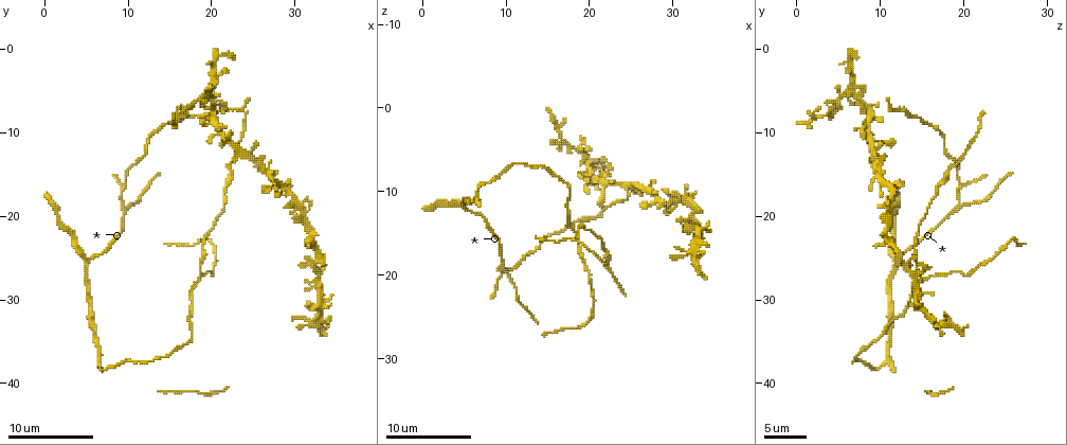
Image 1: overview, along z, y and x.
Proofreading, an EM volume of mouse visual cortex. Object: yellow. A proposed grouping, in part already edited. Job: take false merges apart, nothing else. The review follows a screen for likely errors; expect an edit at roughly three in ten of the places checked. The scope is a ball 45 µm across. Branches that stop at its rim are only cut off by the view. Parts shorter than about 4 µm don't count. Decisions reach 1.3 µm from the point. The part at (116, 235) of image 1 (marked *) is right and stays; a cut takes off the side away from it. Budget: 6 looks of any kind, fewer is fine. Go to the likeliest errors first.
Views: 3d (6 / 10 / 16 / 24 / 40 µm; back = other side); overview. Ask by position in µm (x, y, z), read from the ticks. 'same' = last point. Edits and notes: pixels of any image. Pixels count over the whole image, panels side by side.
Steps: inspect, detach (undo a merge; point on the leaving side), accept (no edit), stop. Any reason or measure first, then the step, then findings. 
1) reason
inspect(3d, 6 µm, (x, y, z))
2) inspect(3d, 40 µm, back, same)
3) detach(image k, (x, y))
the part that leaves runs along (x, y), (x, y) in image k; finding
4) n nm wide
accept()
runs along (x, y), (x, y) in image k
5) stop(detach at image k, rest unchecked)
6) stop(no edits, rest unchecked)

inspect(3d, 10 µm, (18.4, 27.6, 15.2))

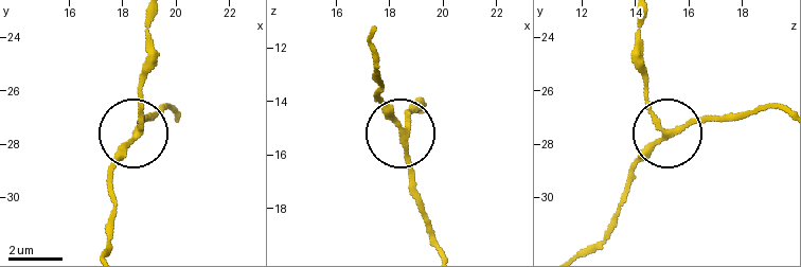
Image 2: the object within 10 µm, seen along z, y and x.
side arm 20 µm
accept()
runs along (597, 244), (628, 175), (658, 141), (698, 121), (724, 121) in image 2; continuous, no second neuron

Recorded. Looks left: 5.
arms part here
inspect(3d, 10 µm, (9.6, 19.0, 19.4))

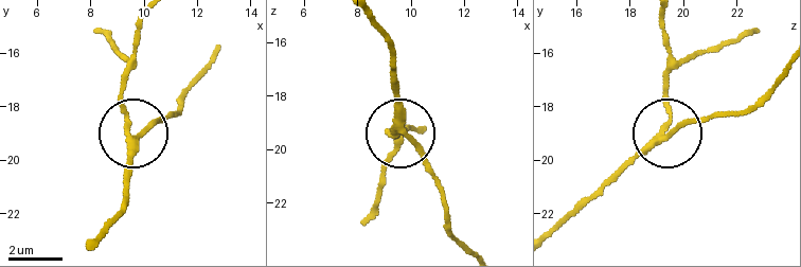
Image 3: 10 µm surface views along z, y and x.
inspect(3d, 10 µm, back, (9.6, 19.0, 19.4))

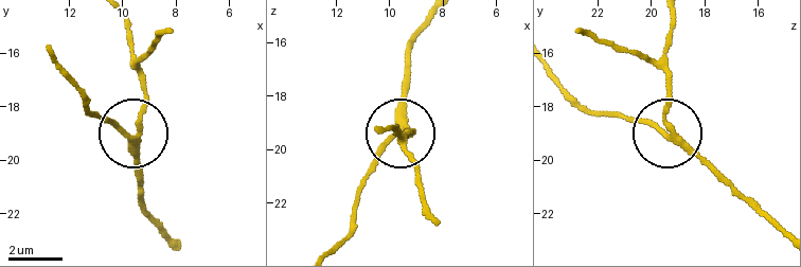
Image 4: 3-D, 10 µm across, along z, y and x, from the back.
3 arms
accept()
runs along (766, 218), (668, 134), (613, 113) in image 4; all the same neuron

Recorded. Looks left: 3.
inspect(3d, 10 µm, (20.2, 7.6, 8.6))

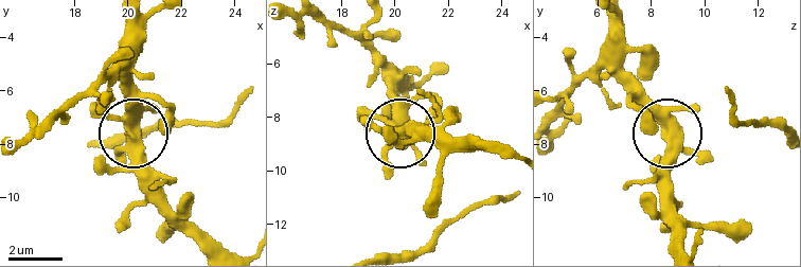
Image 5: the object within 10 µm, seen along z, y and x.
5 arms
accept()
one neuron here

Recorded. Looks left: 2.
stop(no edits, rest unchecked)

